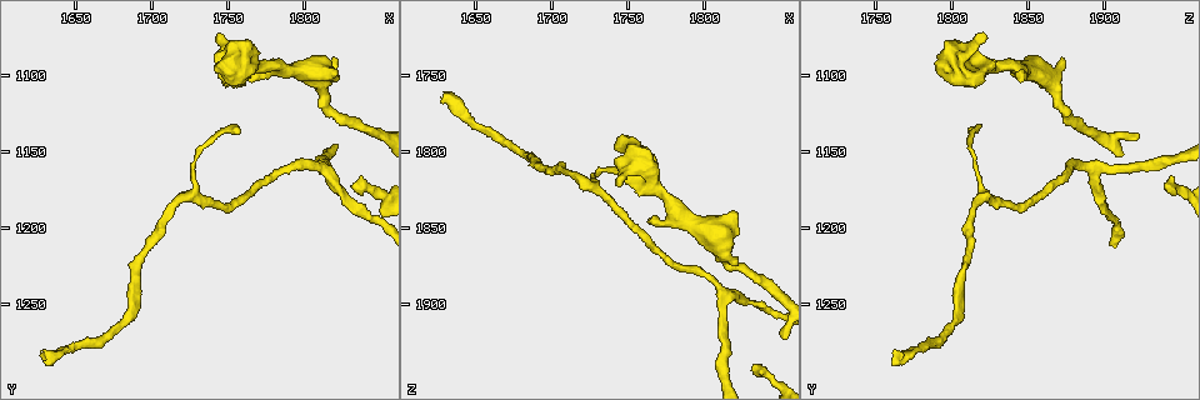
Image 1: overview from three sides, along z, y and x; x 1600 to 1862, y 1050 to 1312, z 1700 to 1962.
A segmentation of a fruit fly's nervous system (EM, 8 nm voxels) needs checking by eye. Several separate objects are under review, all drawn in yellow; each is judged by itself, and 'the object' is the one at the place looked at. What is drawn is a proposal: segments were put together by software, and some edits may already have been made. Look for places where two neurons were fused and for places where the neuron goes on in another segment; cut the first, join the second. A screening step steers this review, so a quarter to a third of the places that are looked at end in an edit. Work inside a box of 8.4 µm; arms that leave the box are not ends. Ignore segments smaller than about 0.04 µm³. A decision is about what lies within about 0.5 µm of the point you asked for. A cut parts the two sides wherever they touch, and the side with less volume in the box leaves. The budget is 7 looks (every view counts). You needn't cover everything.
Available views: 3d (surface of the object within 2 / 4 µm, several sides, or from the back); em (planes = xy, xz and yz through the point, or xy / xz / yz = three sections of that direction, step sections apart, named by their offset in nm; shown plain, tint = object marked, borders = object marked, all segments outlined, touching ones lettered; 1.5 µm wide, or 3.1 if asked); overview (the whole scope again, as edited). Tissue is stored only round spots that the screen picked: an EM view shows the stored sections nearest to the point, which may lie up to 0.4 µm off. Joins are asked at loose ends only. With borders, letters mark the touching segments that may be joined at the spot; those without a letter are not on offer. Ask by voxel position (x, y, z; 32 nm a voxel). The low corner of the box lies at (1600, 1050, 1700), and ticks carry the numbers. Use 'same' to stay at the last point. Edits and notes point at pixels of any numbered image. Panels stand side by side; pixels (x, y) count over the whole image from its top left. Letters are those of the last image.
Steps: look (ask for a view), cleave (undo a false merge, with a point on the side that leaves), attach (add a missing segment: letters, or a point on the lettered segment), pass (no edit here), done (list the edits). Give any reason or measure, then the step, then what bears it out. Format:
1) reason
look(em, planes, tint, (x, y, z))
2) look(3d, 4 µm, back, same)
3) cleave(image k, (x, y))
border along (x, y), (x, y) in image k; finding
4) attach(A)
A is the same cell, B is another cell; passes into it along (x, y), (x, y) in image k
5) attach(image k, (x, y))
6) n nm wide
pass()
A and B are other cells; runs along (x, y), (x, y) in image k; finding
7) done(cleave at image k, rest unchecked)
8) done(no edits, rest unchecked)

thin end
look(em, planes, tint, (1754, 1136, 1810))

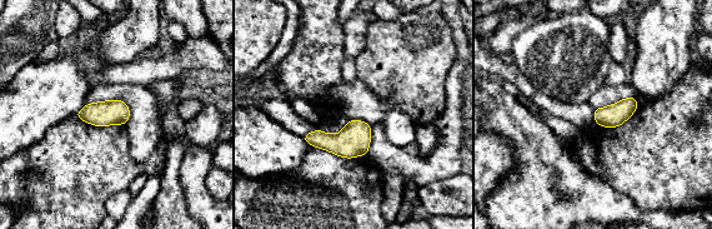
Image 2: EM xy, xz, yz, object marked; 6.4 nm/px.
see the neighbours
look(em, planes, borders, same)

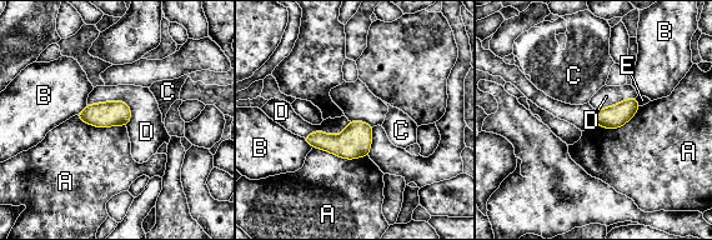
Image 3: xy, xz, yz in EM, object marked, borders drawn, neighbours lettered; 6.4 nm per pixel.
pass()
A, B, C, D and E are other cells; border along (314, 146), (349, 159), (367, 156) in image 3; no lettered segment goes on from it

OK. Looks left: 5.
thick end
look(em, xz, step 8, borders, (1820, 1100, 1842))

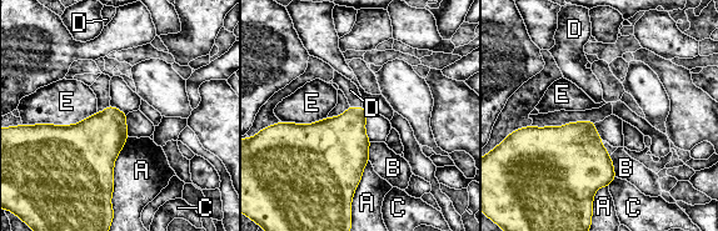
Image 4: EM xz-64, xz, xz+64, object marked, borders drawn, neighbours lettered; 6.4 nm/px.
attach(D)
D is the same cell, A, B, C and E are other cells; passes into it along (340, 142), (357, 108), (350, 90) in image 4; it goes on there

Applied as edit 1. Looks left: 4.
look(overview)

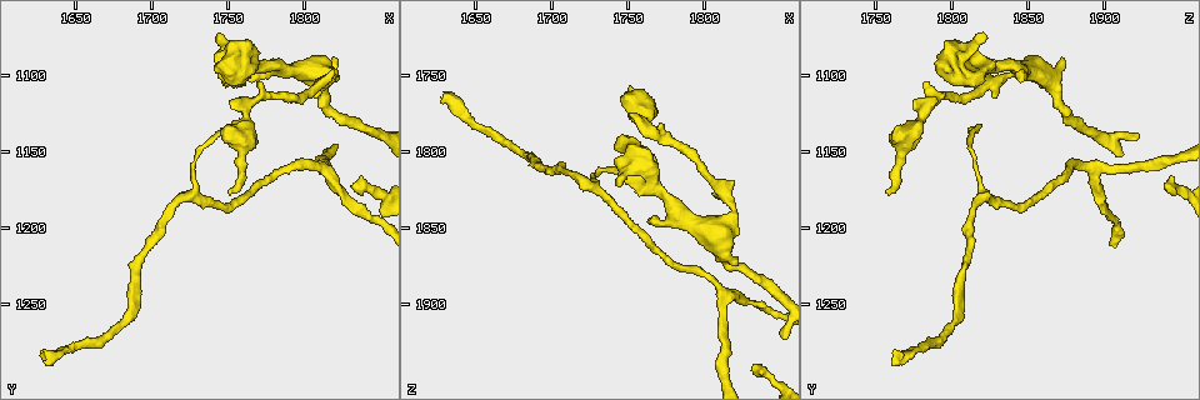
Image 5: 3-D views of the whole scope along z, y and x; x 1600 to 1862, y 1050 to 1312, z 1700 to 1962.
free end
look(3d, 2 µm, (1626, 1282, 1766))

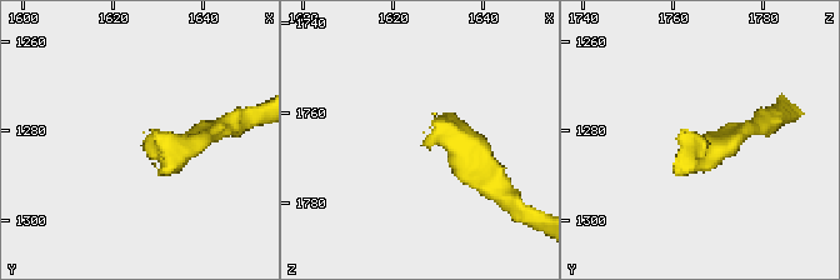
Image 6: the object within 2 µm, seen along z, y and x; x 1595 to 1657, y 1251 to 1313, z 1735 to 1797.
look(em, planes, borders, (1626, 1283, 1766))

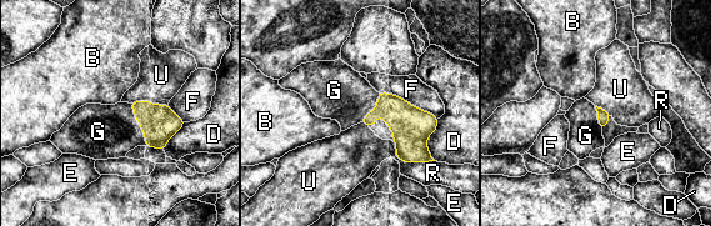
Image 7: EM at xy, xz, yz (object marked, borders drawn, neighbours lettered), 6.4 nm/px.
attach(G)
G is the same cell, B, D, E, F, R and U are other cells; it goes on there

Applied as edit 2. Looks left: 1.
done(attach at image 4, attach at image 7, rest unchecked)

